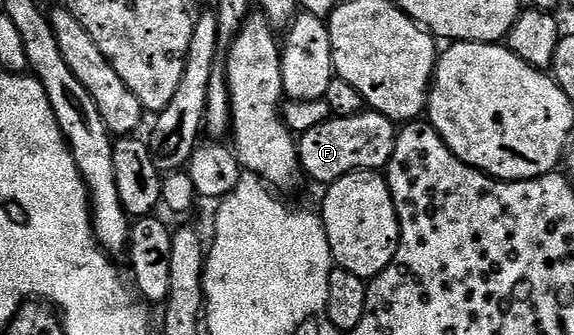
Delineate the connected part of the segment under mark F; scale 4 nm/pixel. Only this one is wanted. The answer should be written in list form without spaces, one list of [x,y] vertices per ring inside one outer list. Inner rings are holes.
[[[367,108],[362,114],[336,118],[332,116],[325,124],[309,128],[309,132],[298,135],[299,162],[303,165],[304,175],[315,182],[330,184],[341,176],[351,174],[354,170],[382,171],[393,156],[396,123],[390,122],[384,114]]]

